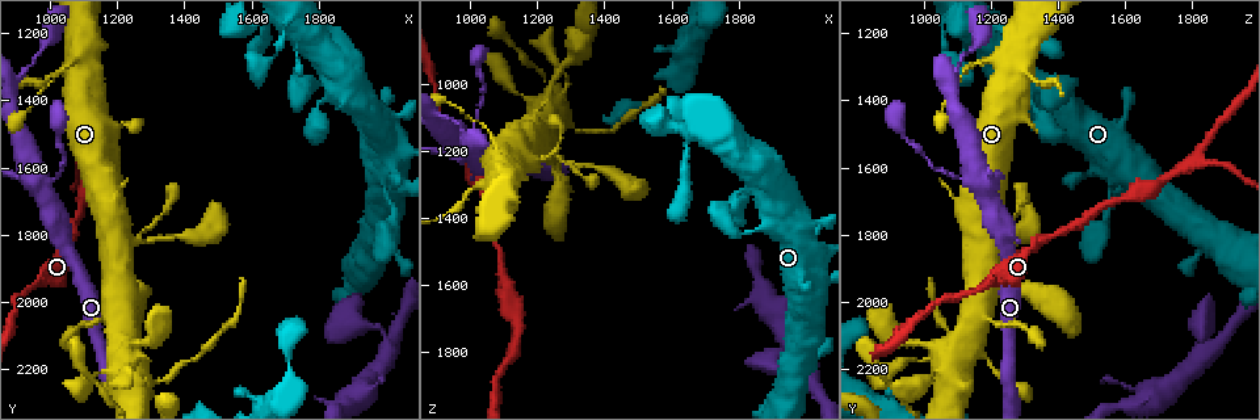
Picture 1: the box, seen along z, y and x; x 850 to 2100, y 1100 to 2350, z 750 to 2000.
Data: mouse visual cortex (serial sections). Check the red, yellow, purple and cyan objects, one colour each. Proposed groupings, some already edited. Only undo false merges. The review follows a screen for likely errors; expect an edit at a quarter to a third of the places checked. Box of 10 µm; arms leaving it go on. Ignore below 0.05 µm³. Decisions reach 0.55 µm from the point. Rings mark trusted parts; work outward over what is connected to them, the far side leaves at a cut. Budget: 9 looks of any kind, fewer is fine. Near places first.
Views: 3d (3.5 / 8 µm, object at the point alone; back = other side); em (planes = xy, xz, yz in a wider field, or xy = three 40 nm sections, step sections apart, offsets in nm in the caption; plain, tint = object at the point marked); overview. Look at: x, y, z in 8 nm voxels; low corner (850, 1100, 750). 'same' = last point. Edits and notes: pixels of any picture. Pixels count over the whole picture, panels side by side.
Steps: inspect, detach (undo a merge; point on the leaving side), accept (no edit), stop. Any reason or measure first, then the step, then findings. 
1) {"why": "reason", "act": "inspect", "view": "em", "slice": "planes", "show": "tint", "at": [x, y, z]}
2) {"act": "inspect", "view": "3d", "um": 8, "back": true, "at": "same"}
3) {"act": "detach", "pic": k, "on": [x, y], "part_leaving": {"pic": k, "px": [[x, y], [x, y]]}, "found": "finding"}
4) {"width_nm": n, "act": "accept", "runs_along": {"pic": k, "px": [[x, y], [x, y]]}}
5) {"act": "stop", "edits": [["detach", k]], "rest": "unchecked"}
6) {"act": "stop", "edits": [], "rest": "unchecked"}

{"why": "thick turns thin", "act": "inspect", "view": "3d", "um": 3.5, "at": [1710, 1180, 1060]}

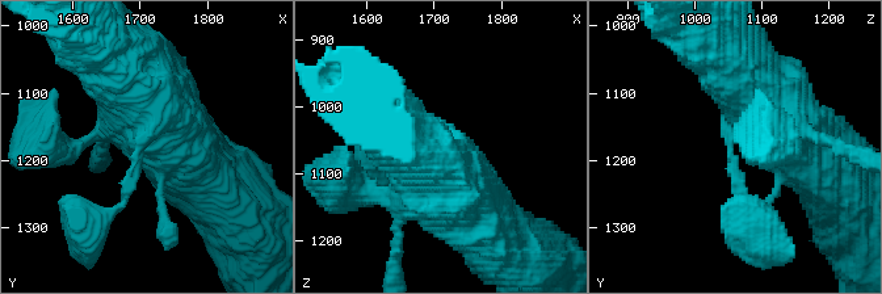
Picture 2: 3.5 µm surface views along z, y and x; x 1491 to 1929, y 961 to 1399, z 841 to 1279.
{"why": "need the tissue", "act": "inspect", "view": "em", "slice": "planes", "show": "tint", "at": [1705, 1185, 1055]}

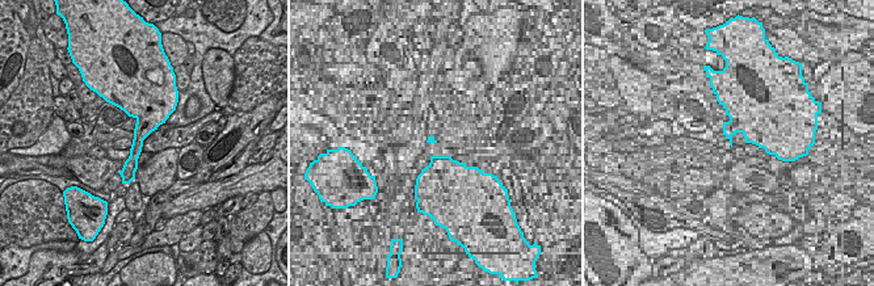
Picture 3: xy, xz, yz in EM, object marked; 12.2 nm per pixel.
{"why": "cut it another way", "act": "inspect", "view": "em", "slice": "xy", "step": 1, "show": "tint", "at": "same"}

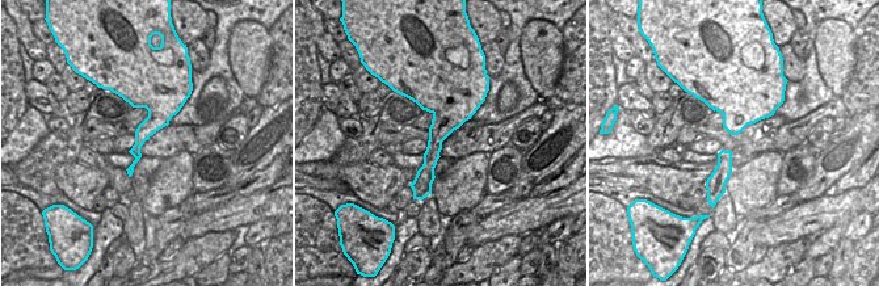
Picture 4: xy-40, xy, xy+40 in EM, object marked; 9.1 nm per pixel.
{"act": "accept", "runs_along": {"pic": 4, "px": [[433, 87], [438, 133], [420, 196]]}, "found": "one cell here"}

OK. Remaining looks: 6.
{"why": "sudden change in width", "act": "inspect", "view": "em", "slice": "xy", "step": 3, "show": "tint", "at": [1240, 1830, 1200]}

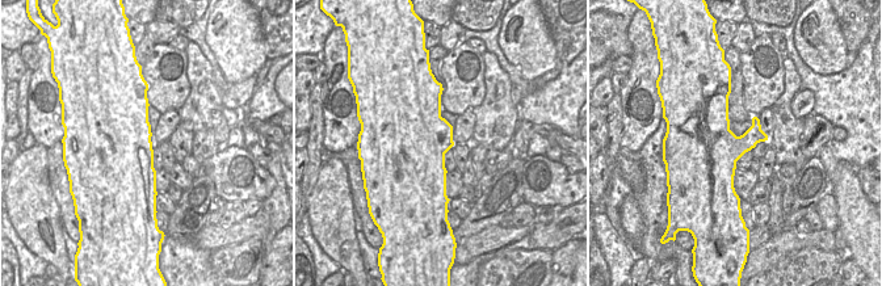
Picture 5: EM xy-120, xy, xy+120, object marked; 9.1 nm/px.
{"why": "wider look", "act": "inspect", "view": "3d", "um": 3.5, "at": "same"}

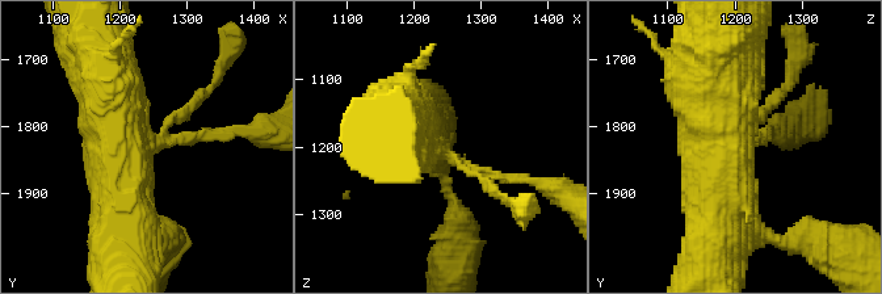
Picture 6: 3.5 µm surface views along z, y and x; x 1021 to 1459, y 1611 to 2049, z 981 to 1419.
{"width_nm": 650, "act": "accept", "runs_along": {"pic": 6, "px": [[402, 121], [471, 168], [519, 179]]}, "found": "all the same cell"}

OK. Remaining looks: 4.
{"why": "thick turns thin", "act": "inspect", "view": "3d", "um": 8, "at": [1340, 2230, 1140]}

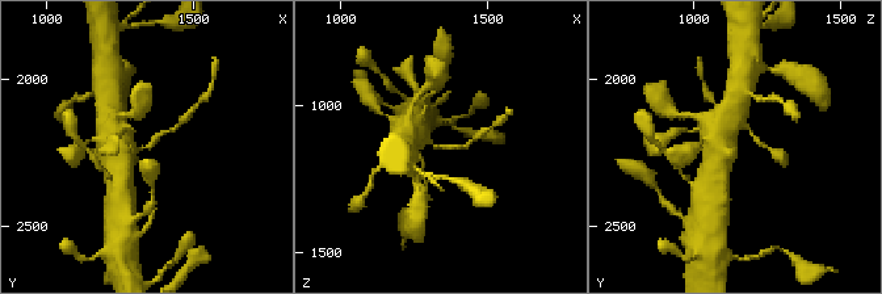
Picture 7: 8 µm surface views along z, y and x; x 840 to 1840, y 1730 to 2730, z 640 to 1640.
{"act": "inspect", "view": "3d", "um": 3.5, "at": "same"}

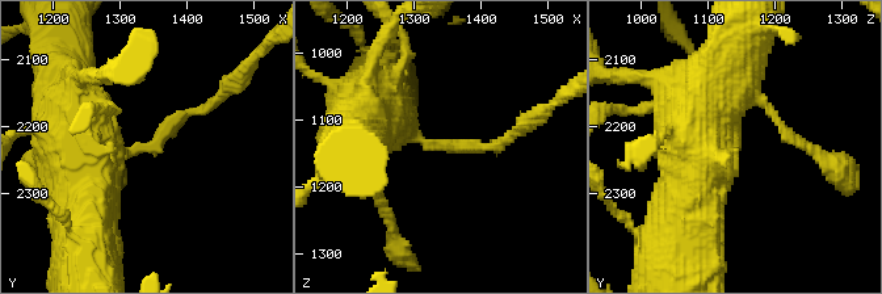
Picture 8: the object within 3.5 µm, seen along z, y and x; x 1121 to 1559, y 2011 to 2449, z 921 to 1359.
{"arm_widths_nm": [150, 600], "act": "inspect", "view": "em", "slice": "planes", "show": "tint", "at": [1345, 2235, 1140]}

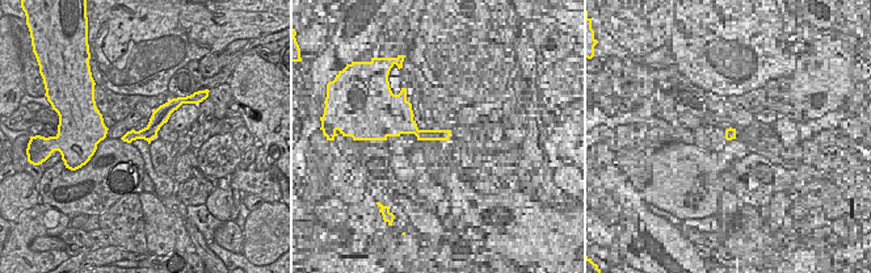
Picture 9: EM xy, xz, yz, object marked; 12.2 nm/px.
{"act": "detach", "pic": 8, "on": [214, 103], "part_leaving": {"pic": 8, "px": [[169, 127], [206, 110], [263, 46]]}, "found": "two cells meet here"}

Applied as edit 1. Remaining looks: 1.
{"act": "stop", "edits": [["detach", 8]], "rest": "unchecked"}

